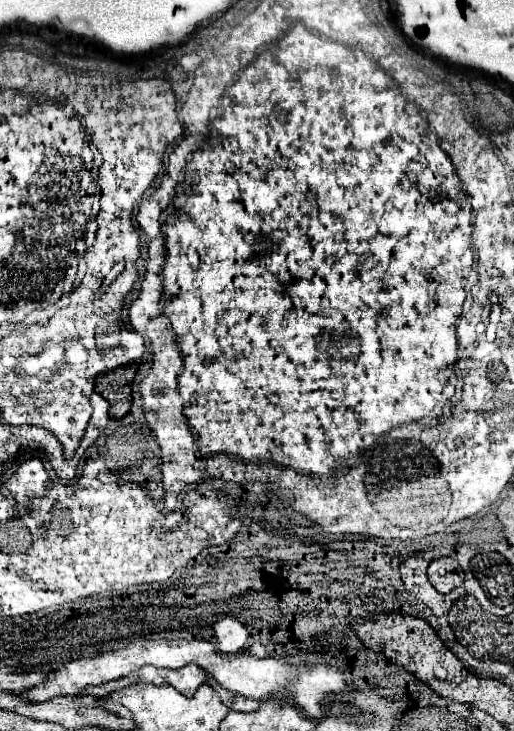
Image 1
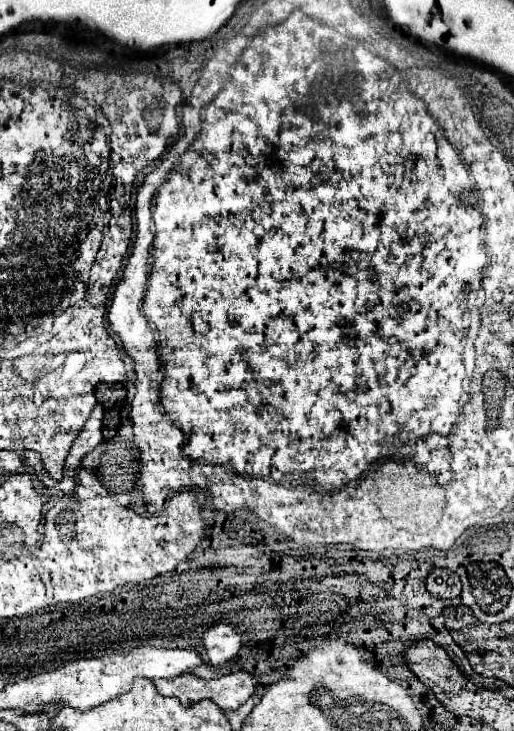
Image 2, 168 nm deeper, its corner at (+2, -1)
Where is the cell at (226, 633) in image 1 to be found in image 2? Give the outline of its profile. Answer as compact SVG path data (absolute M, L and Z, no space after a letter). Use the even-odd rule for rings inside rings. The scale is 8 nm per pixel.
M216 624L208 628L202 636L202 644L210 666L222 666L230 662L240 650L240 636L226 624Z

